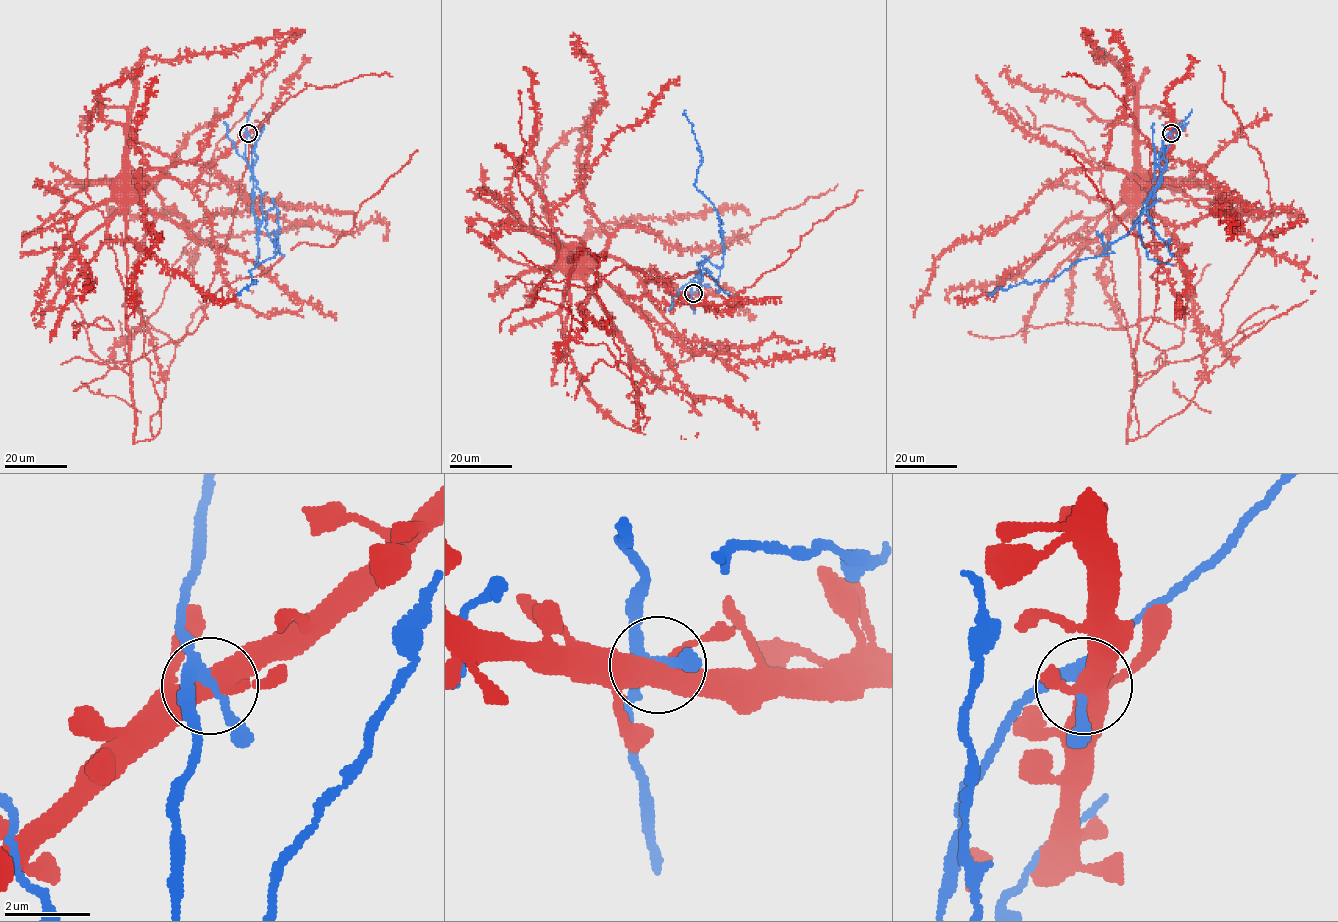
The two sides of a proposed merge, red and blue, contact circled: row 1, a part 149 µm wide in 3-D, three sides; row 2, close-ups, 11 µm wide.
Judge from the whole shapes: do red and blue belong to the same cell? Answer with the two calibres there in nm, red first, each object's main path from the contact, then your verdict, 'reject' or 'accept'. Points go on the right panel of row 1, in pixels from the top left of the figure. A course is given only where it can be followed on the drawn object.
calibres 440 and 240 nm; course red (1172, 133), (1161, 175), (1148, 184), (1135, 178), (1136, 184); course blue (1171, 133), (1140, 227), (1146, 208), (1100, 256), (1052, 281), (988, 295); reject

